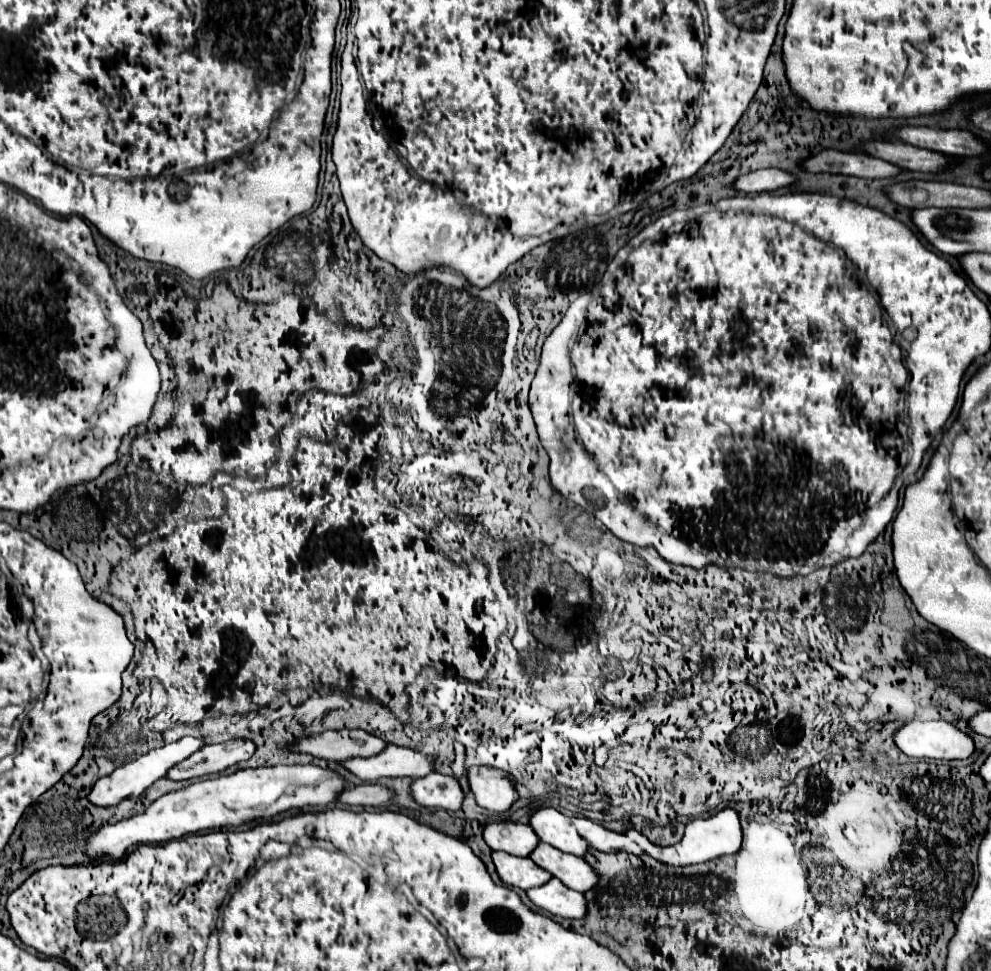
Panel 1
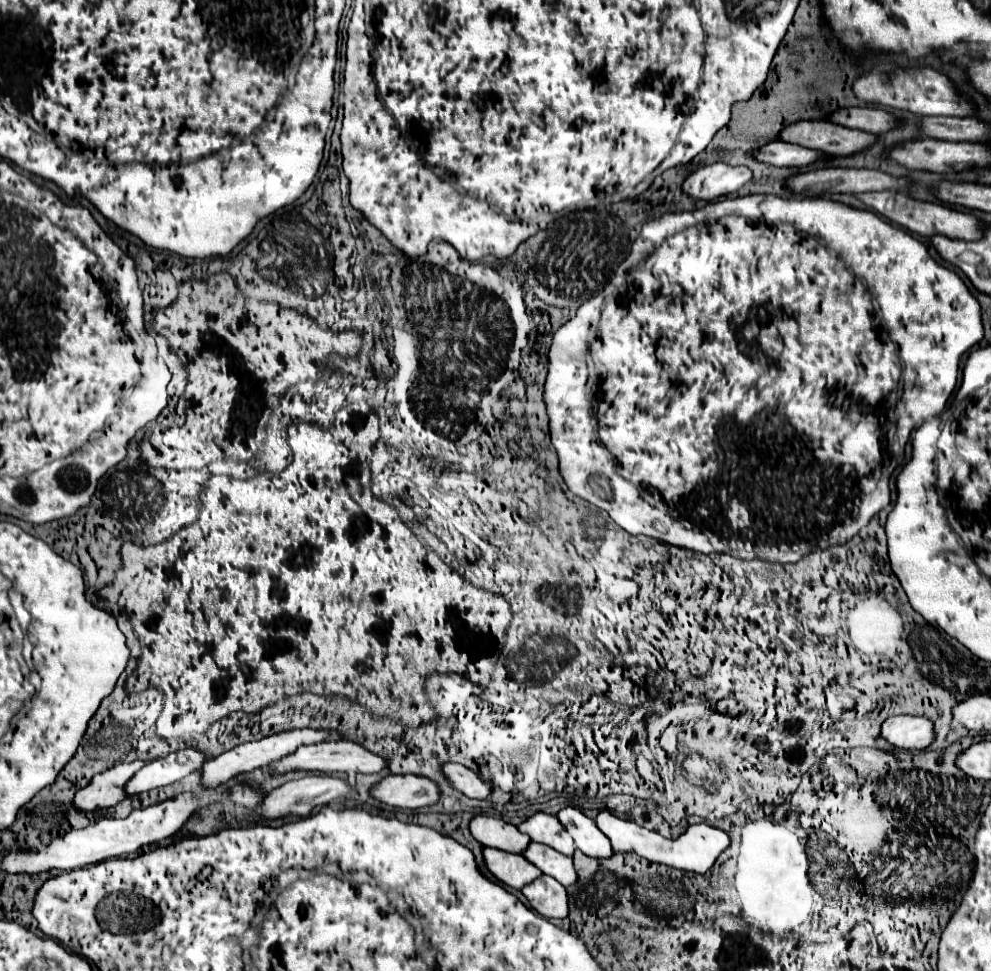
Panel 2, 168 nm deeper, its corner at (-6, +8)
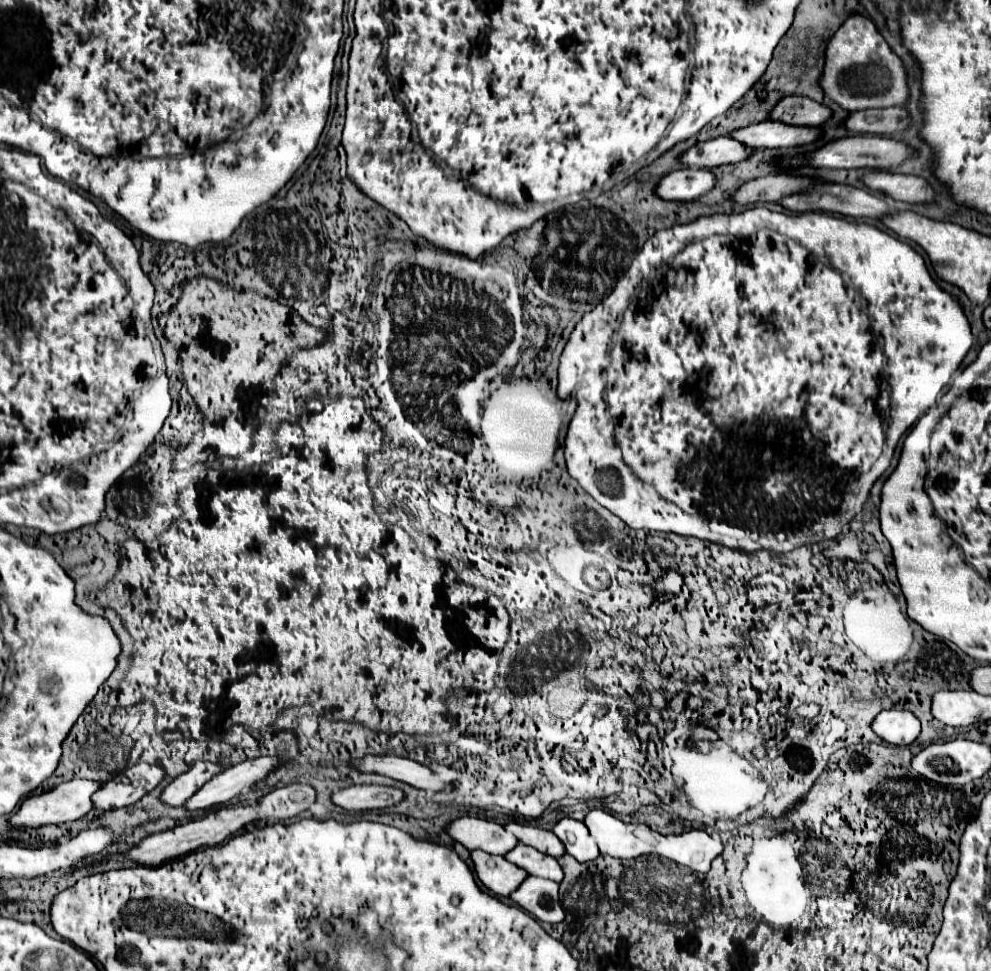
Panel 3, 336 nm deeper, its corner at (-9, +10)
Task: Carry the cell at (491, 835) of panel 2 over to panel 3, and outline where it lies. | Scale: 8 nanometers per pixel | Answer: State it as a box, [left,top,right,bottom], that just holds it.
[447,817,517,855]

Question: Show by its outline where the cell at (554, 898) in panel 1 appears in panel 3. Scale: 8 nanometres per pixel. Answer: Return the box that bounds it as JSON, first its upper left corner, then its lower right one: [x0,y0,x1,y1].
[509,877,565,923]

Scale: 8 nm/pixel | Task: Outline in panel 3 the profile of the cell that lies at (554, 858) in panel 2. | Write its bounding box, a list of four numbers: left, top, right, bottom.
[505,843,563,883]

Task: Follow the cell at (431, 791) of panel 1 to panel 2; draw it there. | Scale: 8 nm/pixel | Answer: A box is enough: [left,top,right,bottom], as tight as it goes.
[370,775,440,809]

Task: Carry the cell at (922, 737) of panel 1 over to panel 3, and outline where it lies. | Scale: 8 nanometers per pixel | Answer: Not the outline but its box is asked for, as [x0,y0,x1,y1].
[873,711,921,745]

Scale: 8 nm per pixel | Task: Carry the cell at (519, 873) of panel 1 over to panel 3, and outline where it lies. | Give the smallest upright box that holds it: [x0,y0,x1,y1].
[471,849,529,897]

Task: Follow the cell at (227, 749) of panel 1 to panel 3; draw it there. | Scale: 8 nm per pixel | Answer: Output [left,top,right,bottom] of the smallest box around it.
[93,763,165,809]

